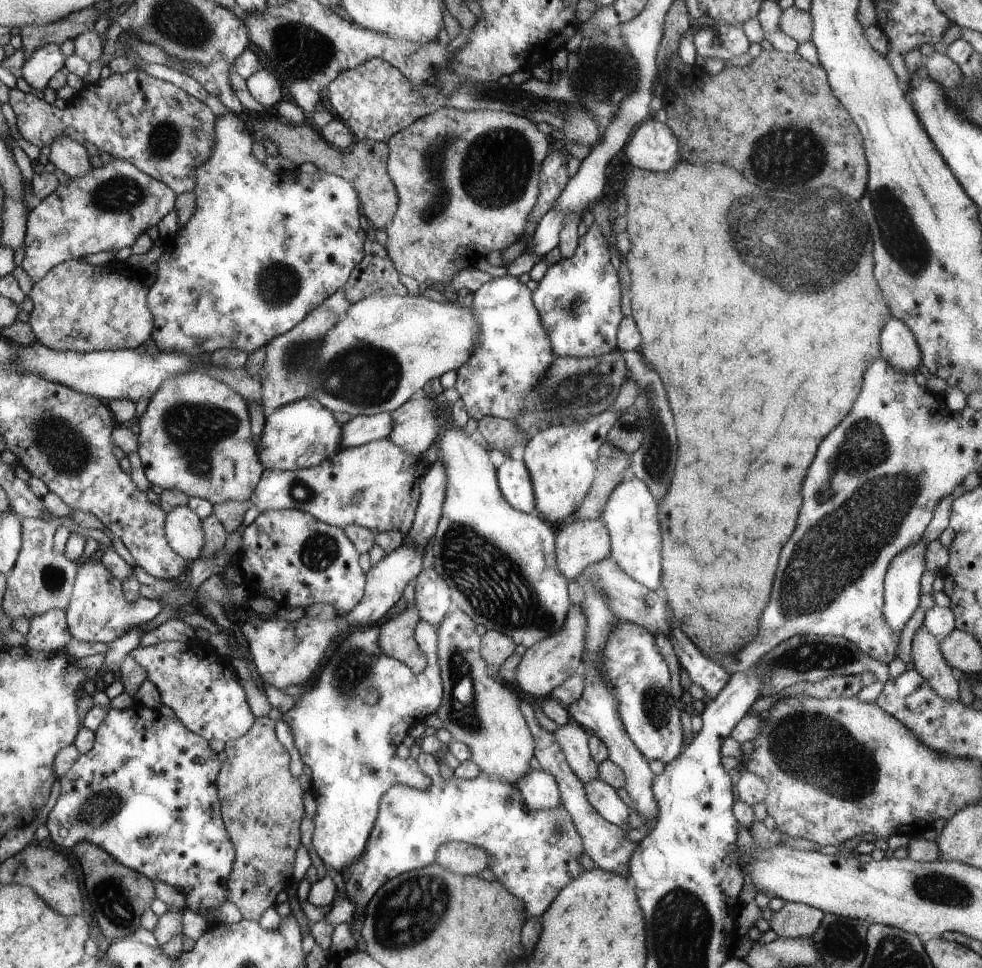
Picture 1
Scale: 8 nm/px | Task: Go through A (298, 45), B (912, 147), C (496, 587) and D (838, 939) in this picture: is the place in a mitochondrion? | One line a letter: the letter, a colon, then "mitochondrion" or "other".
A: mitochondrion
B: other
C: mitochondrion
D: mitochondrion

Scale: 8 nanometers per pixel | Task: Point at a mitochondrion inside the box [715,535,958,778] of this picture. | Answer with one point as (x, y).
(803, 657)

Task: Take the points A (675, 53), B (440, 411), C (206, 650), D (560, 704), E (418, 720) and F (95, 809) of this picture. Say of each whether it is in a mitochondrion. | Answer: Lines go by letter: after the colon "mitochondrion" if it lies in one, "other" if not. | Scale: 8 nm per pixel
A: other
B: other
C: other
D: other
E: other
F: mitochondrion

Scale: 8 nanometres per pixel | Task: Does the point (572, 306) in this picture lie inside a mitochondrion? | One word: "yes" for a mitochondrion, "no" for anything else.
yes

